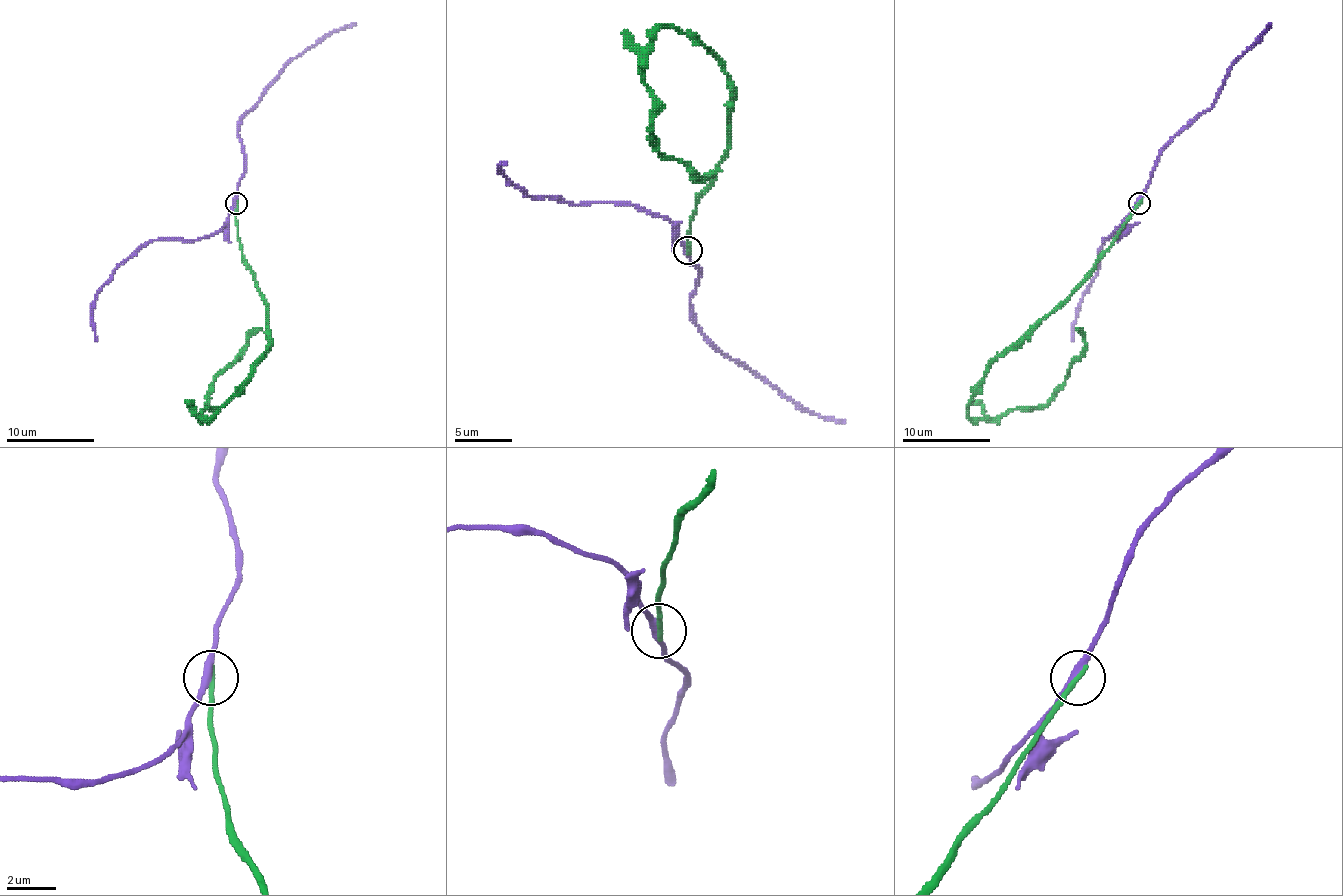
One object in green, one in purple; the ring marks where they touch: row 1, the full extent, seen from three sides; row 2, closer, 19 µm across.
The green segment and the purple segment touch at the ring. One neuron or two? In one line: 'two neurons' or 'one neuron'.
two neurons

